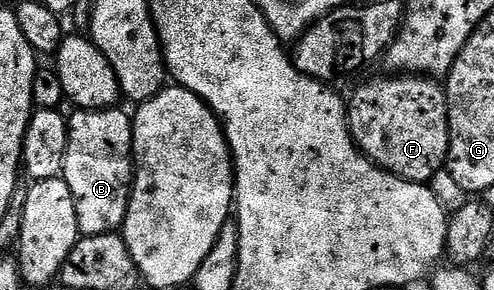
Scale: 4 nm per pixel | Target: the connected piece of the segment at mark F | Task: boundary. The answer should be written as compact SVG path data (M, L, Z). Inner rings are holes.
M405 75L405 79L362 84L356 91L360 100L347 104L348 128L356 146L384 171L411 183L427 184L448 162L448 97L435 78ZM364 99L380 99L380 103Z

